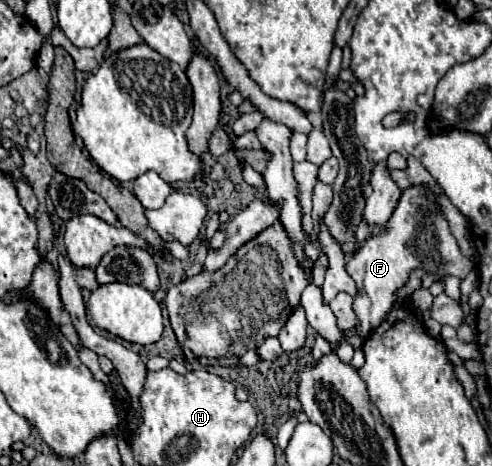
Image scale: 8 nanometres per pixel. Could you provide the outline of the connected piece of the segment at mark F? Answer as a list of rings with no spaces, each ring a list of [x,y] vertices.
[[[408,186],[402,190],[402,196],[392,212],[388,224],[378,228],[372,238],[366,240],[362,250],[348,260],[346,272],[358,282],[358,296],[354,298],[354,312],[358,314],[358,332],[368,338],[374,328],[380,326],[382,320],[398,306],[398,292],[408,284],[412,270],[422,268],[426,274],[434,274],[436,280],[444,280],[446,276],[464,278],[472,270],[472,262],[460,254],[456,238],[450,234],[448,220],[440,212],[438,198],[426,186]]]

